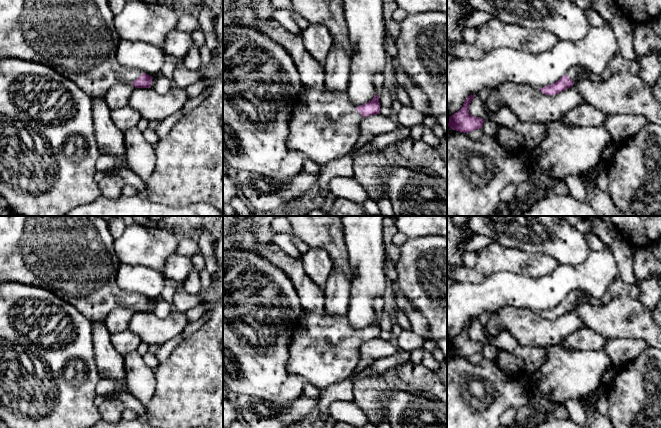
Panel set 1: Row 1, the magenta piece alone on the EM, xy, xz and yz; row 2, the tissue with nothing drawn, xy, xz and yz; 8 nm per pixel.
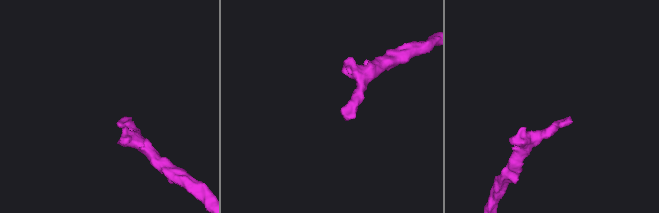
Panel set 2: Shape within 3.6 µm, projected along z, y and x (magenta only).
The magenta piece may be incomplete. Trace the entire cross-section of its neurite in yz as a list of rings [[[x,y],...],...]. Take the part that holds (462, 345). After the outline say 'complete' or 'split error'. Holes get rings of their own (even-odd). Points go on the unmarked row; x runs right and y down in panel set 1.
[[[470,319],[465,324],[462,332],[449,341],[448,350],[458,356],[469,357],[476,353],[481,353],[485,344],[472,340],[469,337],[469,329],[475,319]]] | complete

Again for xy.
[[[0,216],[0,282],[18,282],[44,288],[57,297],[74,306],[91,323],[105,322],[108,314],[120,307],[132,307],[135,312],[150,312],[152,301],[139,293],[122,290],[117,282],[117,271],[120,261],[114,250],[114,238],[110,233],[107,222],[99,216]]] | split error

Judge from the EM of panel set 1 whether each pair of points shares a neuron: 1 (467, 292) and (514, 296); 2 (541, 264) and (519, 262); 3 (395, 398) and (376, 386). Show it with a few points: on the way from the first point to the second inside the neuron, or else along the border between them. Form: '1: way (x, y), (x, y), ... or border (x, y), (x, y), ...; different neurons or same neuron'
1: way (479, 295), (502, 295); same neuron
2: way (536, 264), (524, 263); same neuron
3: border (391, 389), (385, 402), (386, 417); different neurons

